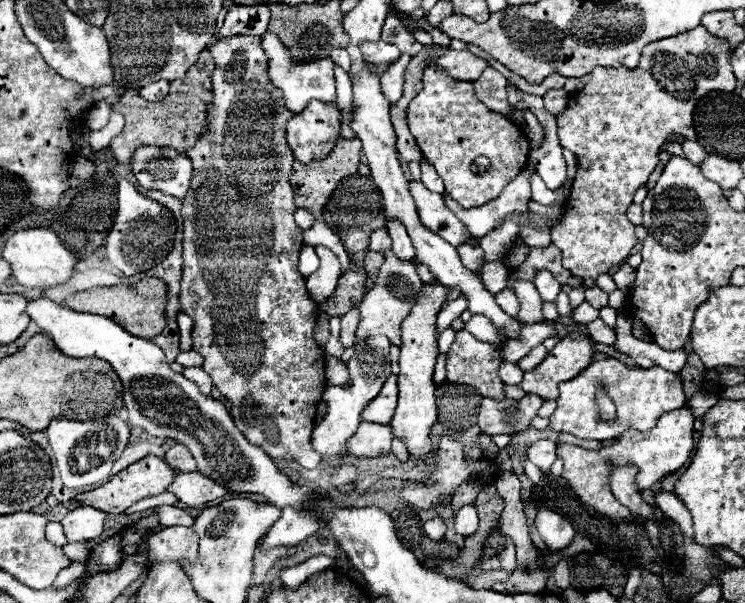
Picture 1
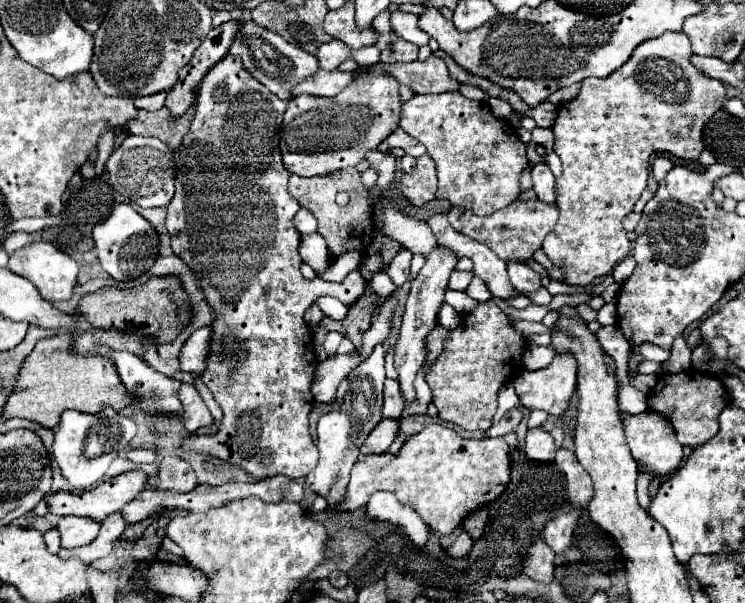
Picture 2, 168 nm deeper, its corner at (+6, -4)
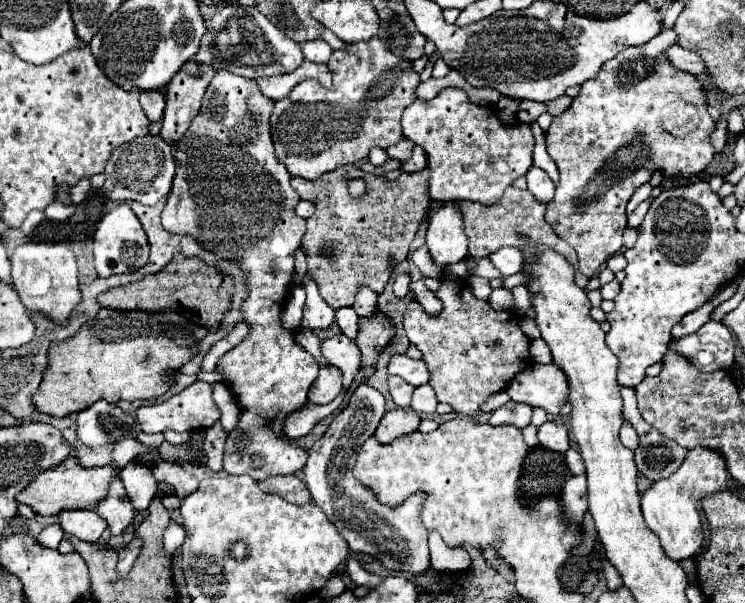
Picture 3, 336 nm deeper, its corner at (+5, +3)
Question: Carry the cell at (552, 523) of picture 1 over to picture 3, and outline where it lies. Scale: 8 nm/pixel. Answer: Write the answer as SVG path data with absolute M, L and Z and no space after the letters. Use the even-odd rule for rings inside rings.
M576 475L566 481L564 491L562 491L562 501L564 501L564 519L580 523L584 513L588 511L586 475Z

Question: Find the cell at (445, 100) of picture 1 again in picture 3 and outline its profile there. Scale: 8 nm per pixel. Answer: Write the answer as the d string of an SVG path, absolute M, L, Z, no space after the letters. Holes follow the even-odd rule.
M444 89L440 95L432 101L416 99L412 105L406 107L402 115L402 129L404 135L420 145L426 151L428 157L428 171L430 171L430 199L432 201L448 201L448 199L470 199L484 205L490 205L490 201L498 201L502 197L504 189L512 185L516 177L522 177L532 167L532 149L534 149L534 135L530 123L518 123L518 125L502 125L496 117L494 107L482 107L468 101L466 93L462 89Z

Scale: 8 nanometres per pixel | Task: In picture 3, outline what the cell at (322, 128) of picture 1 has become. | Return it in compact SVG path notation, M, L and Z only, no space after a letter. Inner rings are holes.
M372 37L366 43L350 43L342 49L334 49L328 69L332 73L332 85L318 85L316 79L306 79L298 83L288 97L274 103L270 117L270 133L274 141L274 151L278 161L282 161L292 177L314 179L330 169L340 165L354 165L362 159L368 159L372 147L388 149L396 145L402 135L402 111L416 99L416 87L420 85L420 75L412 69L412 63L396 57L378 37ZM326 105L336 107L336 111L326 111Z

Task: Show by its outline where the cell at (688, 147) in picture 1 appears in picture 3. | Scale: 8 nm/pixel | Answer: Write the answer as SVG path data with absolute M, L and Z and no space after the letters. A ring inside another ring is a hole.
M720 117L716 121L716 131L712 133L712 145L716 151L722 151L724 145L726 145L726 137L728 137L728 131L726 131L726 117Z

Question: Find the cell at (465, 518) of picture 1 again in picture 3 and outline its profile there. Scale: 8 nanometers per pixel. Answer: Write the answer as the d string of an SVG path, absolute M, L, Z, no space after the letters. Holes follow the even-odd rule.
M430 531L428 534L428 545L430 554L430 563L432 569L438 573L462 573L470 569L470 555L466 549L450 549L442 537L436 531Z

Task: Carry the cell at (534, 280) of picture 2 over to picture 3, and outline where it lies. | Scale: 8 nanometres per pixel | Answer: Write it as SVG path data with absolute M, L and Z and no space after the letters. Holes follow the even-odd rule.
M502 247L494 253L490 253L488 259L504 277L518 273L524 265L524 259L522 259L522 253L518 247Z

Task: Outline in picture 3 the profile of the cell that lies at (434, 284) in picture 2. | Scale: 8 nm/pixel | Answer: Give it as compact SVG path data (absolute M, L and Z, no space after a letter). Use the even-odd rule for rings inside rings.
M446 201L428 217L426 245L438 265L452 265L468 255L458 201Z

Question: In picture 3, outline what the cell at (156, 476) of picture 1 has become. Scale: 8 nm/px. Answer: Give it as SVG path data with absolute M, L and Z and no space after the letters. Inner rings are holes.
M68 457L54 469L46 469L44 473L36 475L30 485L22 493L18 493L16 501L30 505L36 515L44 517L58 515L64 509L94 509L94 505L98 505L98 501L102 501L102 497L106 495L106 487L114 473L118 471L112 465L82 467L76 457Z

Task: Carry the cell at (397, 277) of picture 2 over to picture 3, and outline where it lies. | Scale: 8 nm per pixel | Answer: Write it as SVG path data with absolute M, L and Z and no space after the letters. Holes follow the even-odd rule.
M406 273L404 275L398 275L396 281L394 281L394 295L398 299L402 299L402 297L406 297L408 291L410 291L410 277Z

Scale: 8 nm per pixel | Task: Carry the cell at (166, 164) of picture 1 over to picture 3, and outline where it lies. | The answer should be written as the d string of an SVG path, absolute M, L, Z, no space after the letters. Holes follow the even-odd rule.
M146 135L130 145L120 145L114 151L114 157L106 165L106 181L102 185L102 195L110 201L138 201L142 205L154 205L166 197L172 189L174 179L174 159L172 147L162 141L158 135Z

